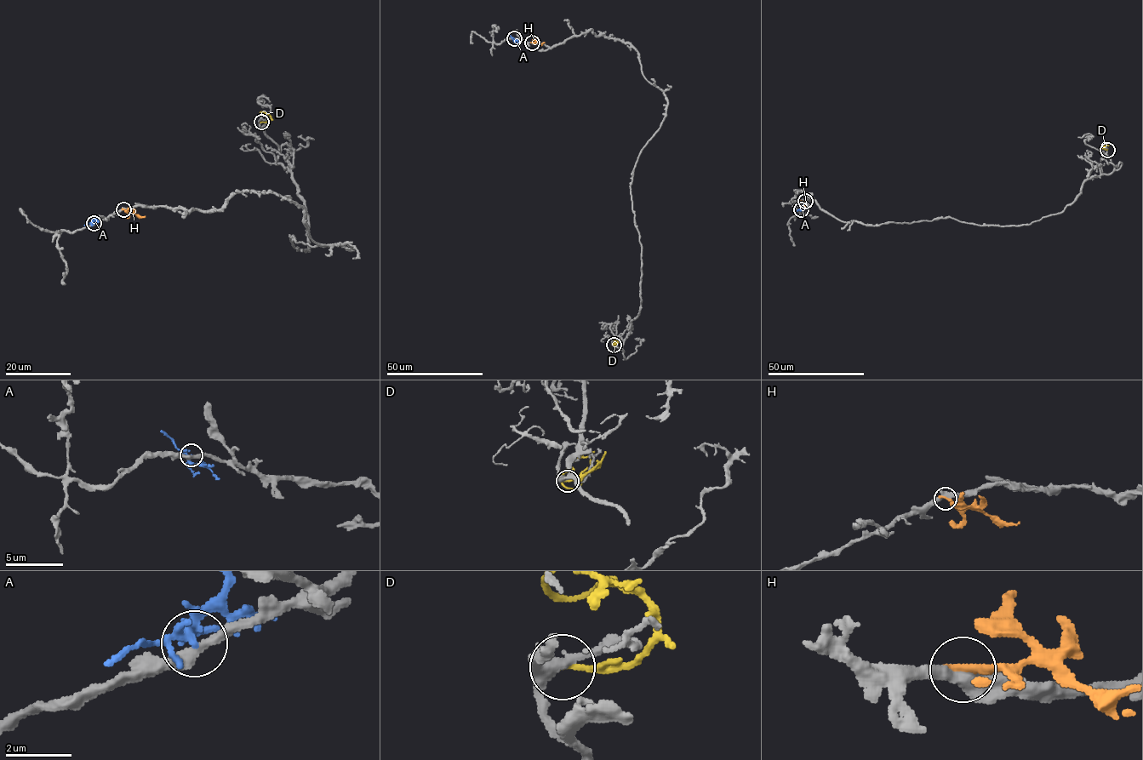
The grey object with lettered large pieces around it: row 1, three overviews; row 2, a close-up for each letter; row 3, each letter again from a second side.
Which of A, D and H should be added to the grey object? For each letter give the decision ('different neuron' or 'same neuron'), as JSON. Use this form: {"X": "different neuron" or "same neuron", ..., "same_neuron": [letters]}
{"A": "different neuron", "D": "different neuron", "H": "different neuron", "same_neuron": []}

